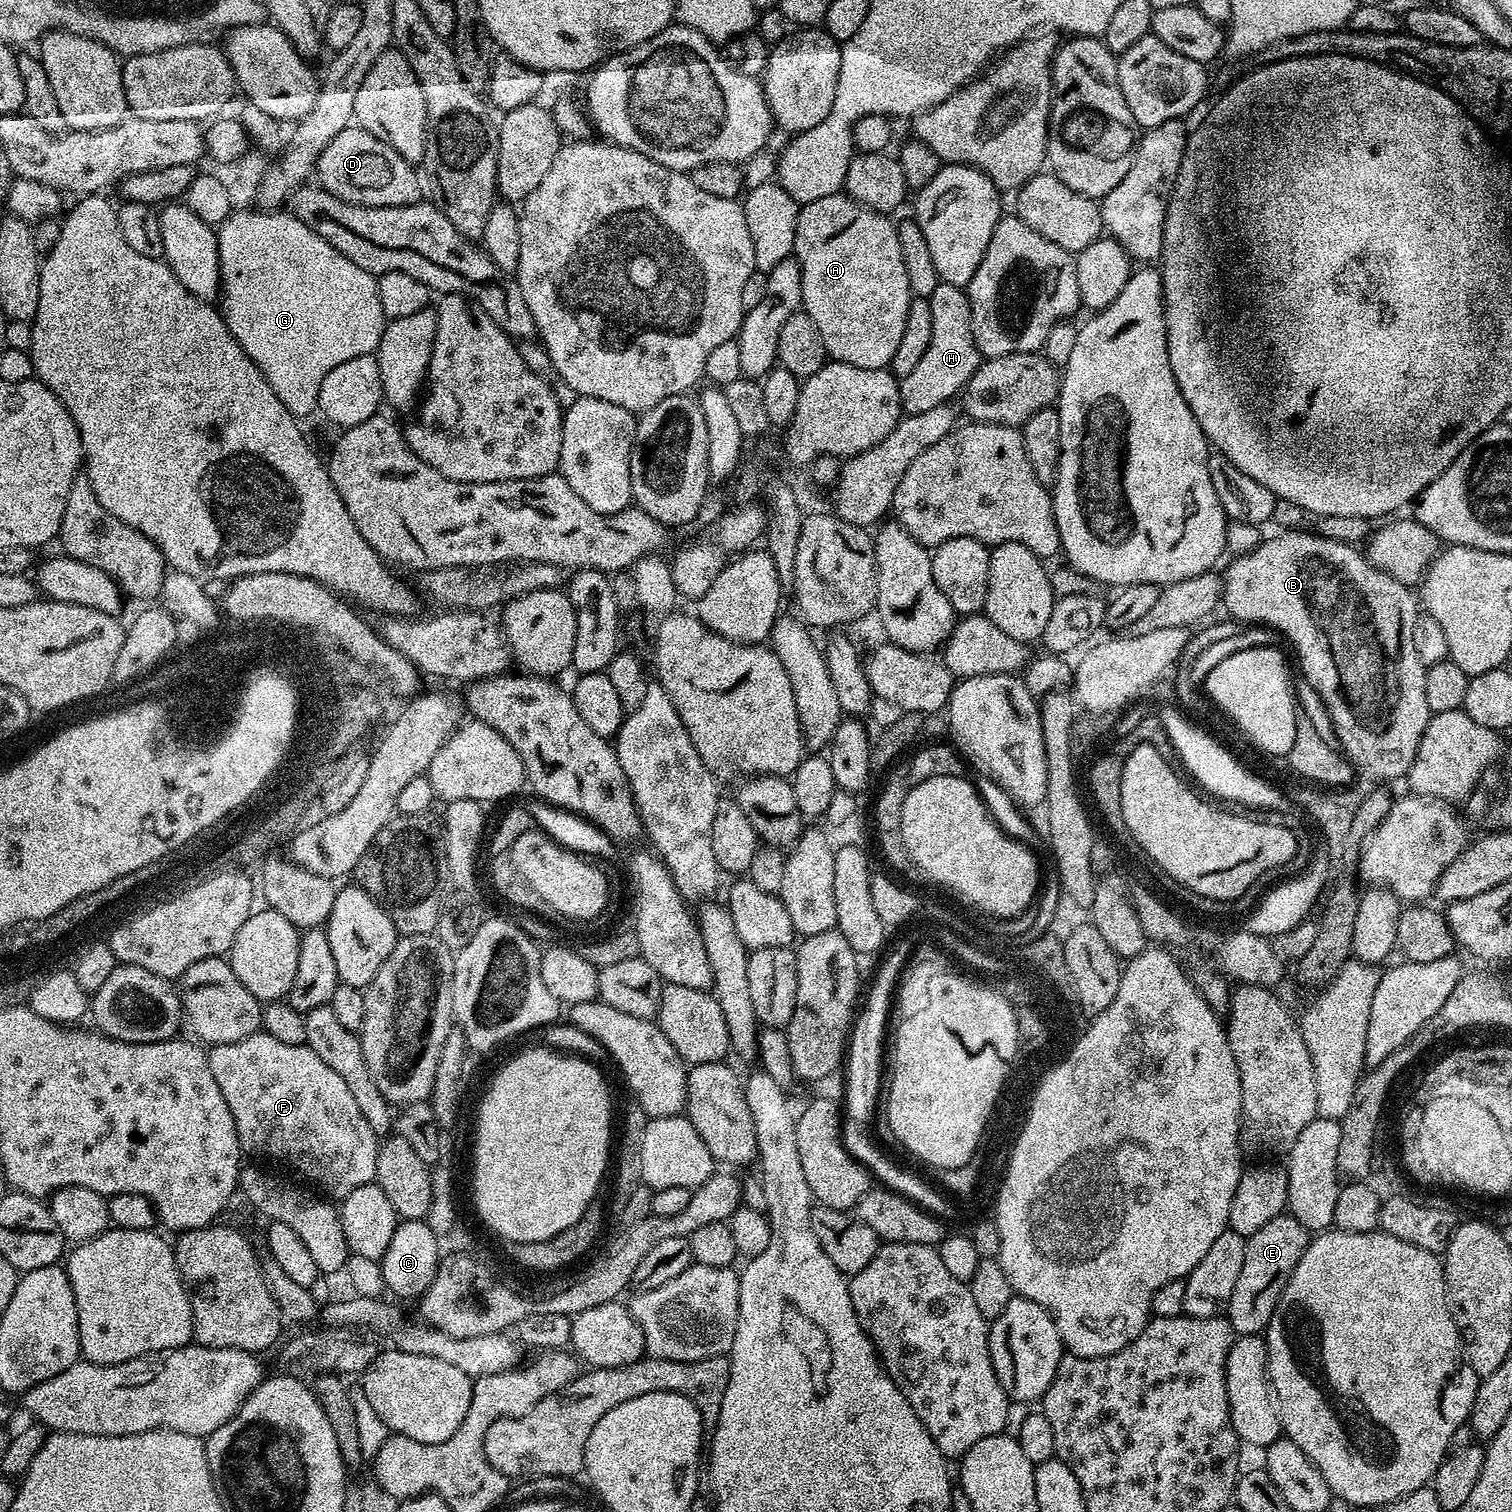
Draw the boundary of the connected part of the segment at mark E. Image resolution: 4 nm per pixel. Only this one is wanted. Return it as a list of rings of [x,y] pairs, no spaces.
[[[1281,1214],[1266,1222],[1253,1236],[1246,1240],[1246,1258],[1242,1261],[1242,1271],[1234,1285],[1234,1294],[1226,1309],[1228,1321],[1241,1336],[1254,1336],[1263,1333],[1268,1327],[1270,1318],[1280,1300],[1282,1290],[1302,1254],[1308,1248],[1310,1232],[1301,1222],[1289,1214]]]

